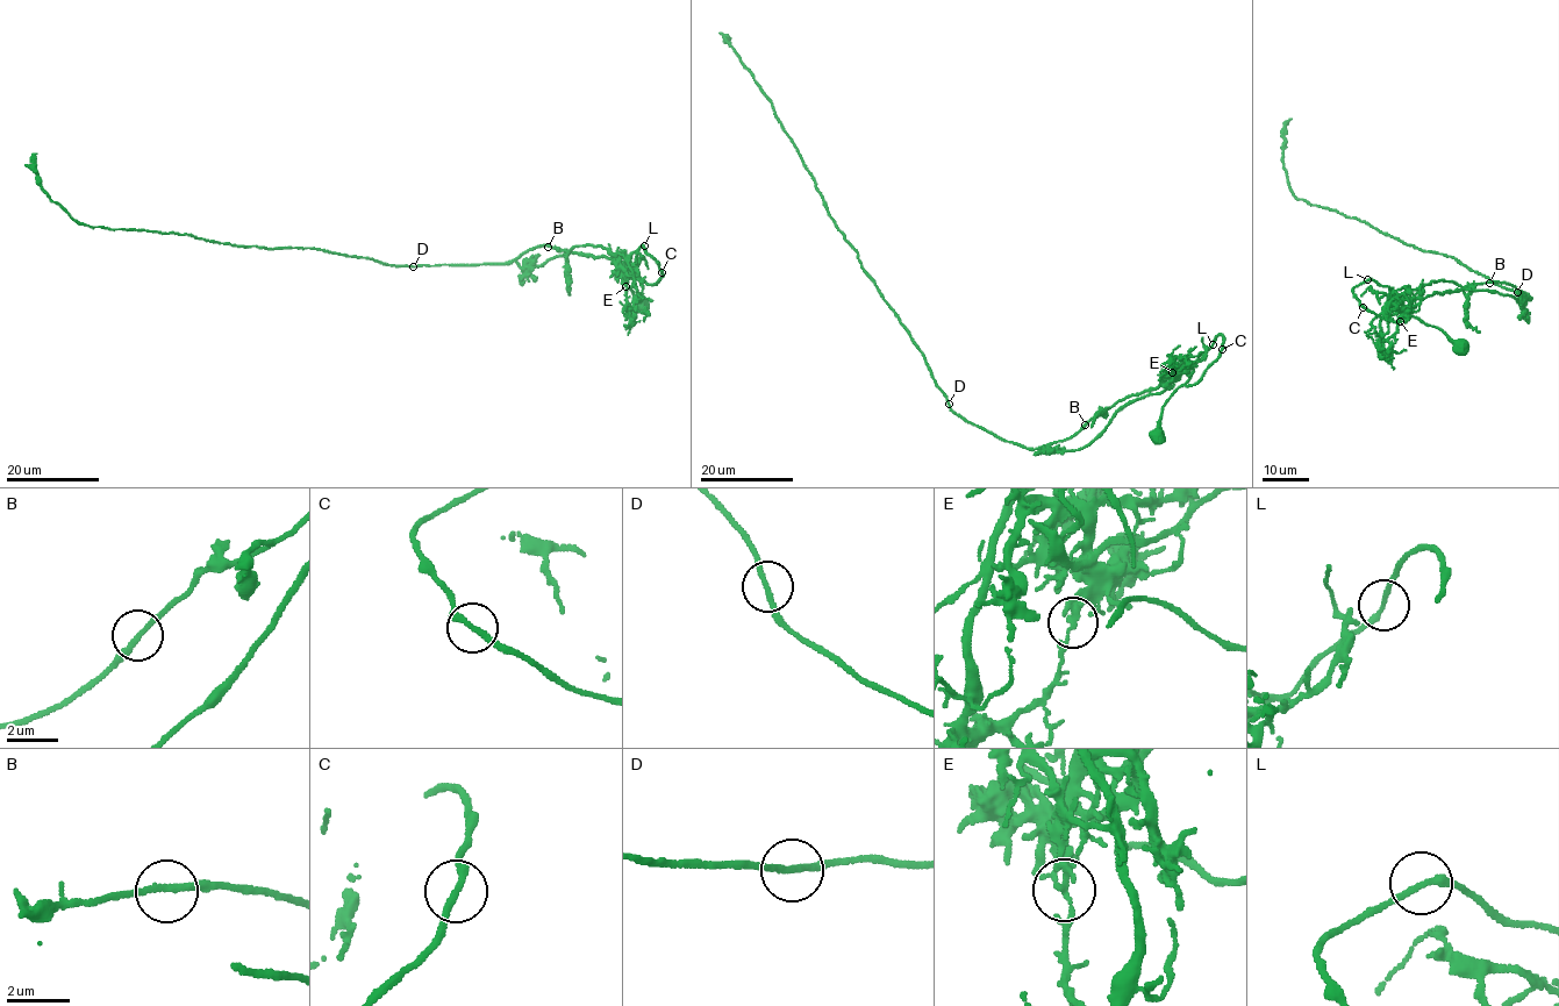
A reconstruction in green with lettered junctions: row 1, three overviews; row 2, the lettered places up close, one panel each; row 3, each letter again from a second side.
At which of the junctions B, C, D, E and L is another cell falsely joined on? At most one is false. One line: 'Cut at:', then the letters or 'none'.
Cut at: E

